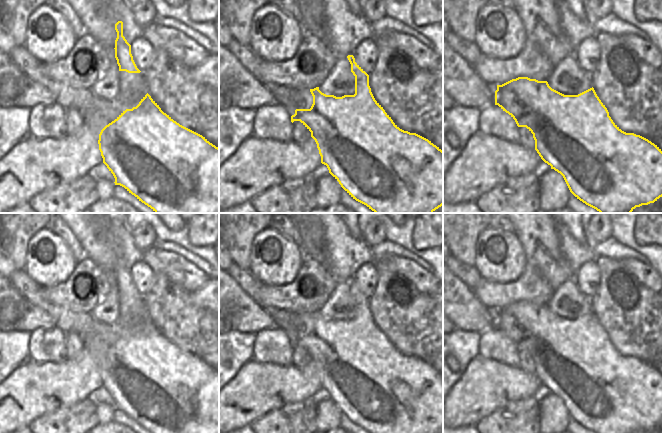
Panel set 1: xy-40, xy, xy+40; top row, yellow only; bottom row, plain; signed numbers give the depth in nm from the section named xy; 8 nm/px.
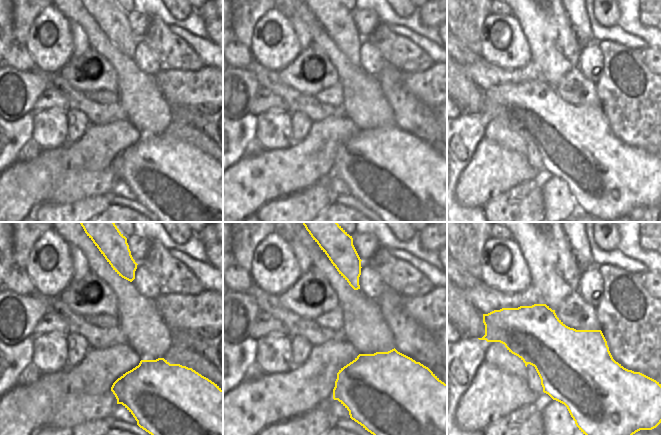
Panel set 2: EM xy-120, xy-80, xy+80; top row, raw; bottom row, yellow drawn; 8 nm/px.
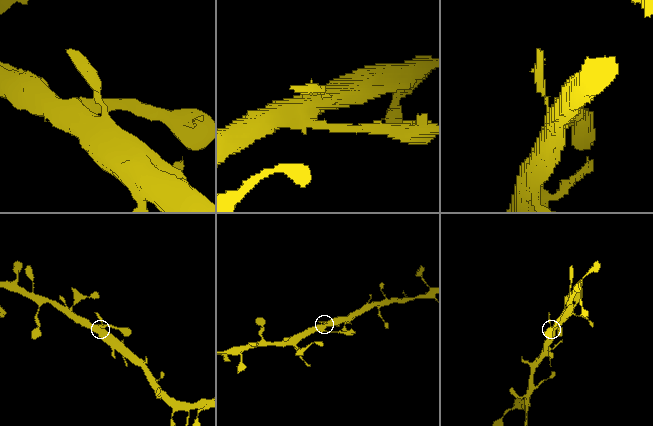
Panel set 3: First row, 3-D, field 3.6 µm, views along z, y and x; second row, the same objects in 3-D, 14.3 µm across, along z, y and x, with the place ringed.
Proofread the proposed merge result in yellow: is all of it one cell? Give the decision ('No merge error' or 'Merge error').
No merge error.

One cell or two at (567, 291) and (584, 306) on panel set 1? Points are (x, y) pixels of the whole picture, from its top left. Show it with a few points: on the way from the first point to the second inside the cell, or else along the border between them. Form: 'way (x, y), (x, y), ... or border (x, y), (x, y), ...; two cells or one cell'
way (571, 295), (580, 304); one cell

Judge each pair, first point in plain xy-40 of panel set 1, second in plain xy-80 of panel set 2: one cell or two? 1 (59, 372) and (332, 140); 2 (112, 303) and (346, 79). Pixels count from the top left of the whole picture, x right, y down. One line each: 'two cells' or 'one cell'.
1: one cell
2: two cells

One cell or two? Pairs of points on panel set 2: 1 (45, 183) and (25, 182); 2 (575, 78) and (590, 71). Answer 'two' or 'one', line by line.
1: two
2: two

